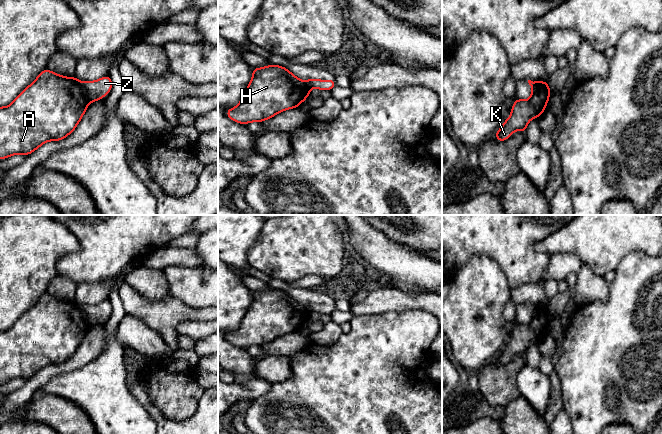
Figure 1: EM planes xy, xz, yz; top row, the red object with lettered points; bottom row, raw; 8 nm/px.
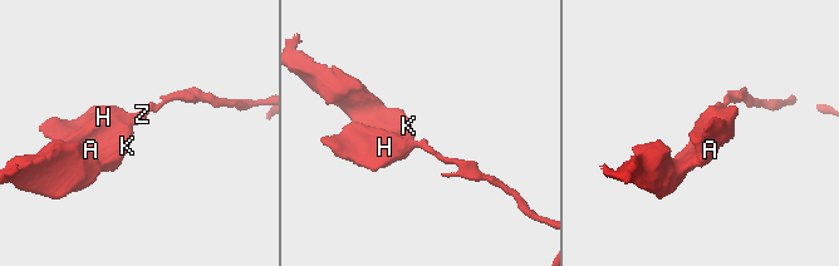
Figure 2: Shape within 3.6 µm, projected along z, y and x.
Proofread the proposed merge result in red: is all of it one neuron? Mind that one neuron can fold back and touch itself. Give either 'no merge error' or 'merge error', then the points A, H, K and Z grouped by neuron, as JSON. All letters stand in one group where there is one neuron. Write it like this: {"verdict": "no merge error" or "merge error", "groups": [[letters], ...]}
{"verdict": "merge error", "groups": [["A", "H", "K"], ["Z"]]}

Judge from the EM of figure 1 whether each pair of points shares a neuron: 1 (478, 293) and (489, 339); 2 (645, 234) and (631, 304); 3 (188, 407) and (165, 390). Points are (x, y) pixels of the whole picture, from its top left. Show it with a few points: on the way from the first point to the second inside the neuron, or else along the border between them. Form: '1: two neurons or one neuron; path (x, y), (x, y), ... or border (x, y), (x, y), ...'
1: one neuron; path (478, 304), (478, 309), (484, 315), (484, 328)
2: two neurons; border (651, 256), (642, 252), (629, 252), (620, 262)
3: one neuron; path (182, 401), (171, 392)

